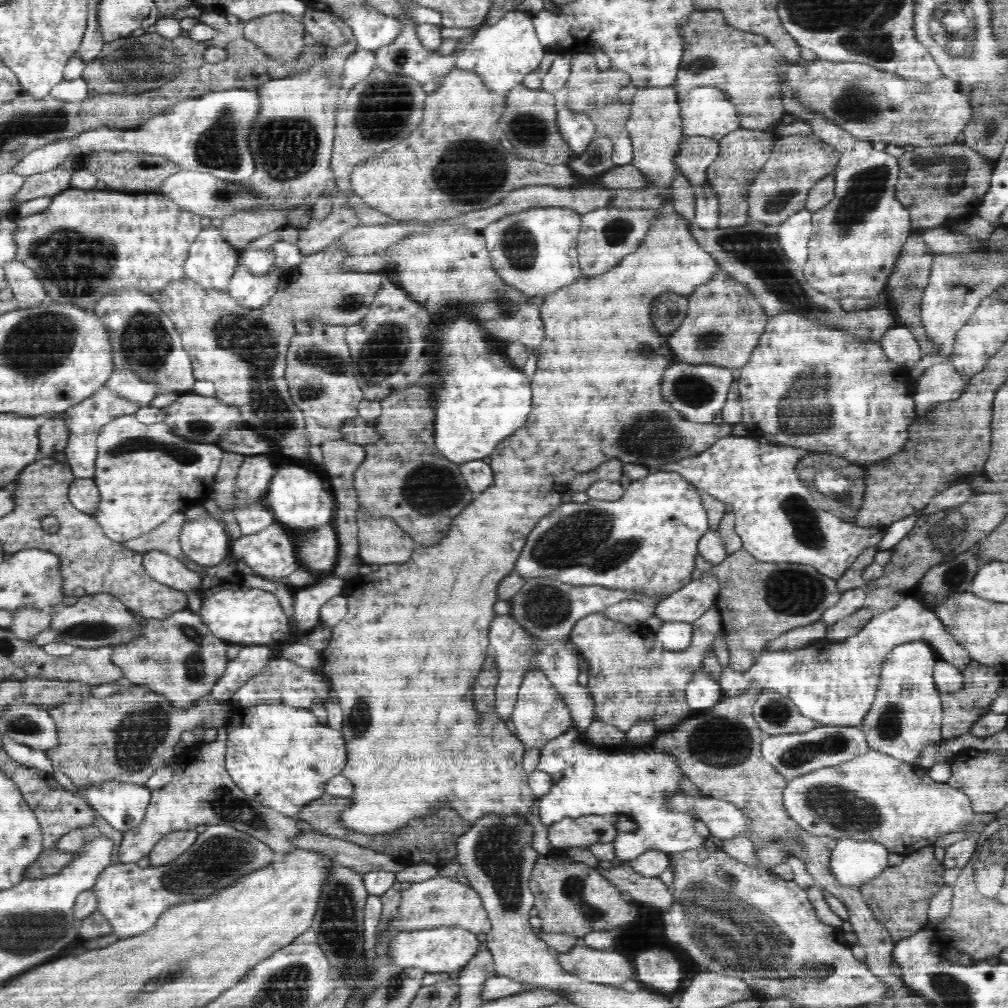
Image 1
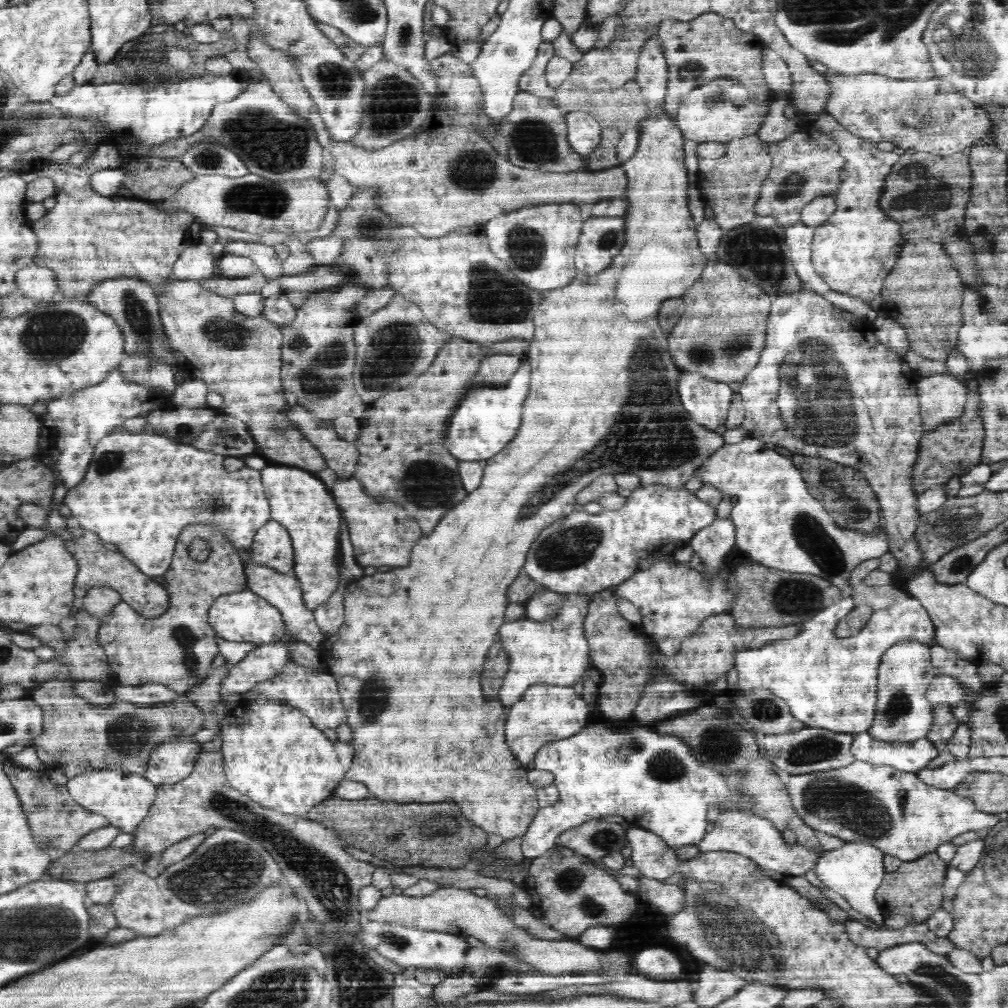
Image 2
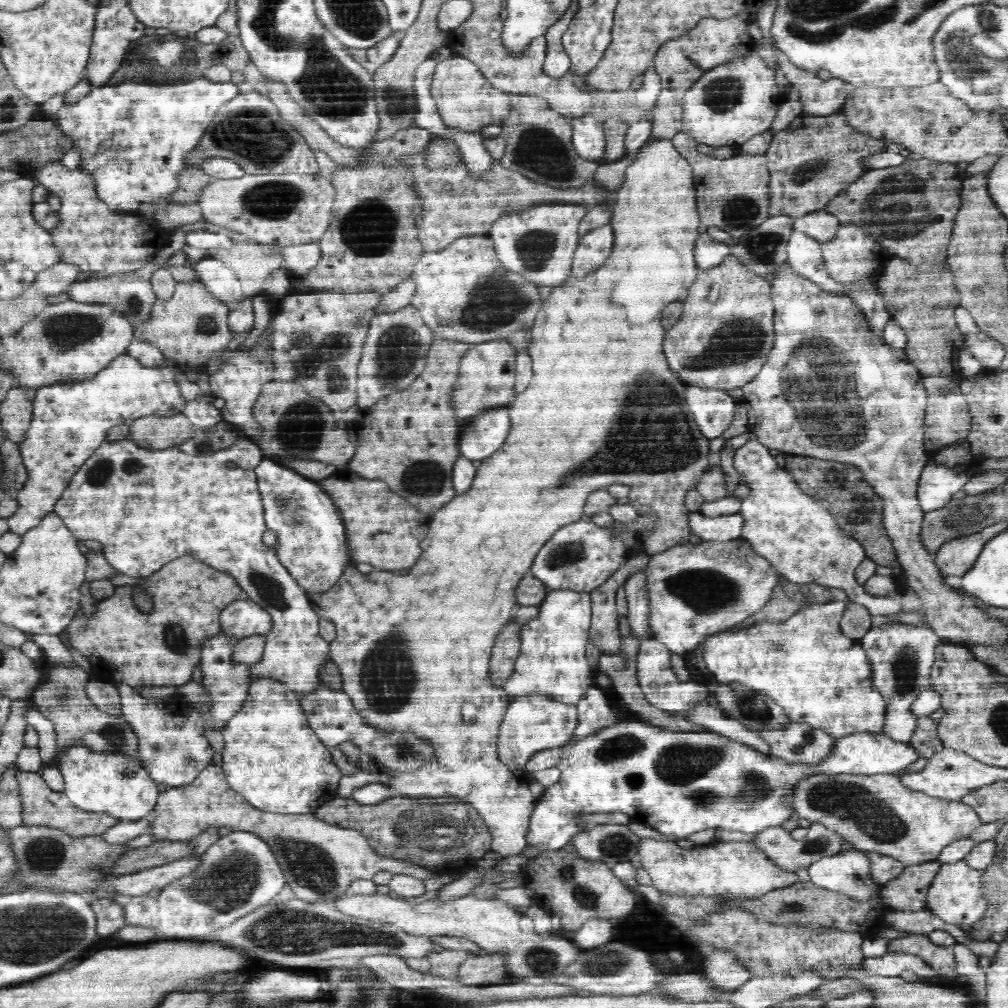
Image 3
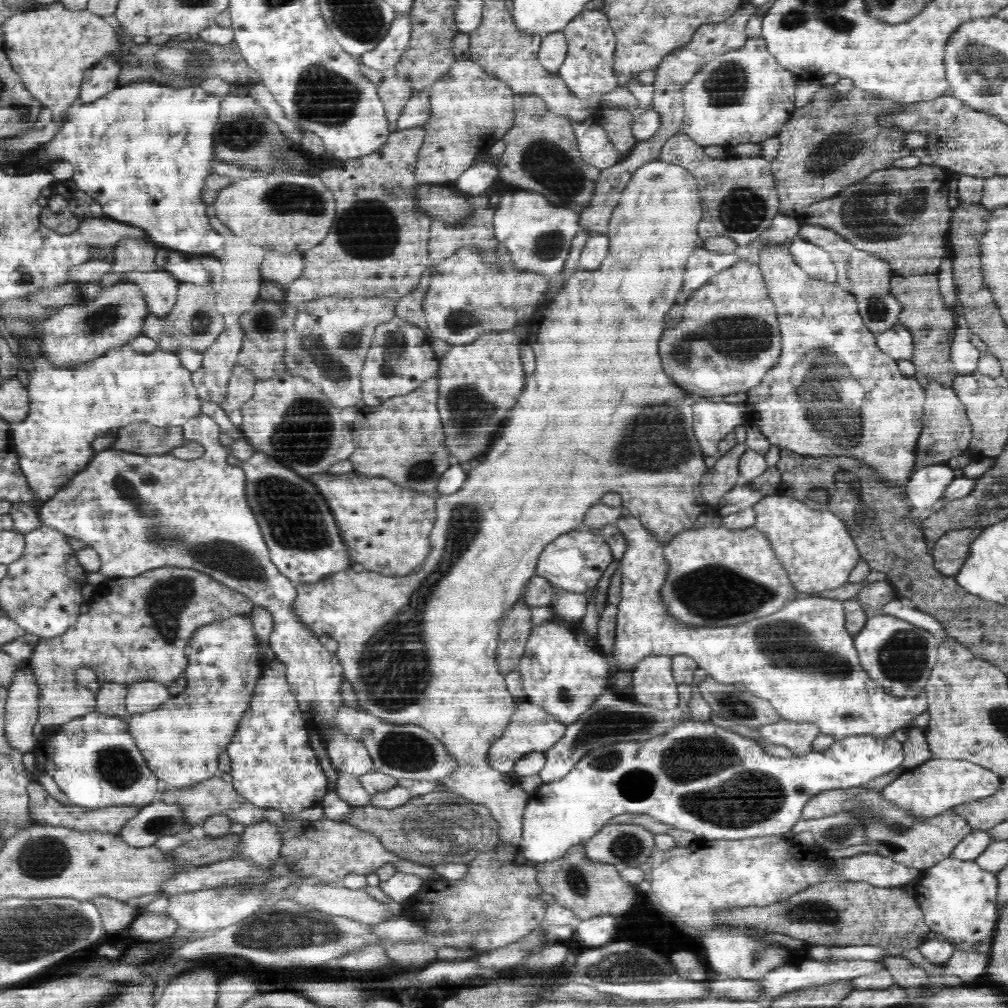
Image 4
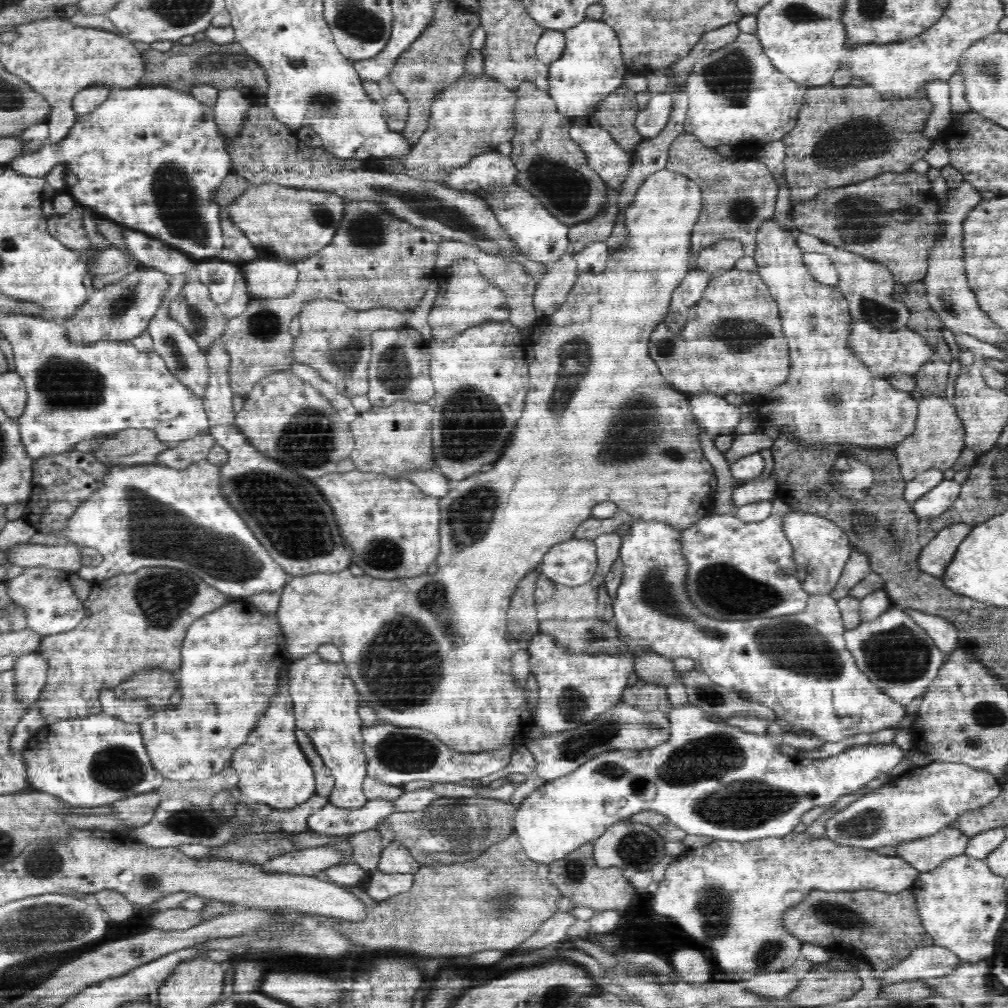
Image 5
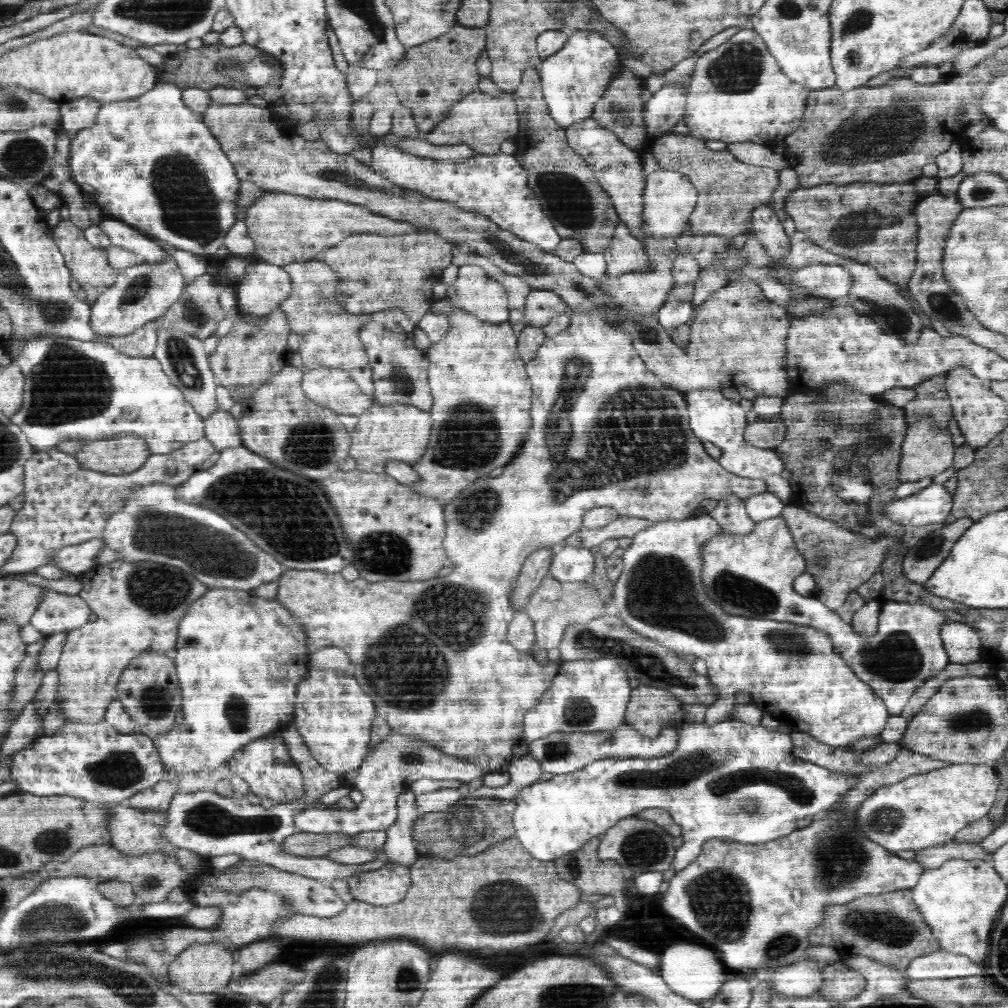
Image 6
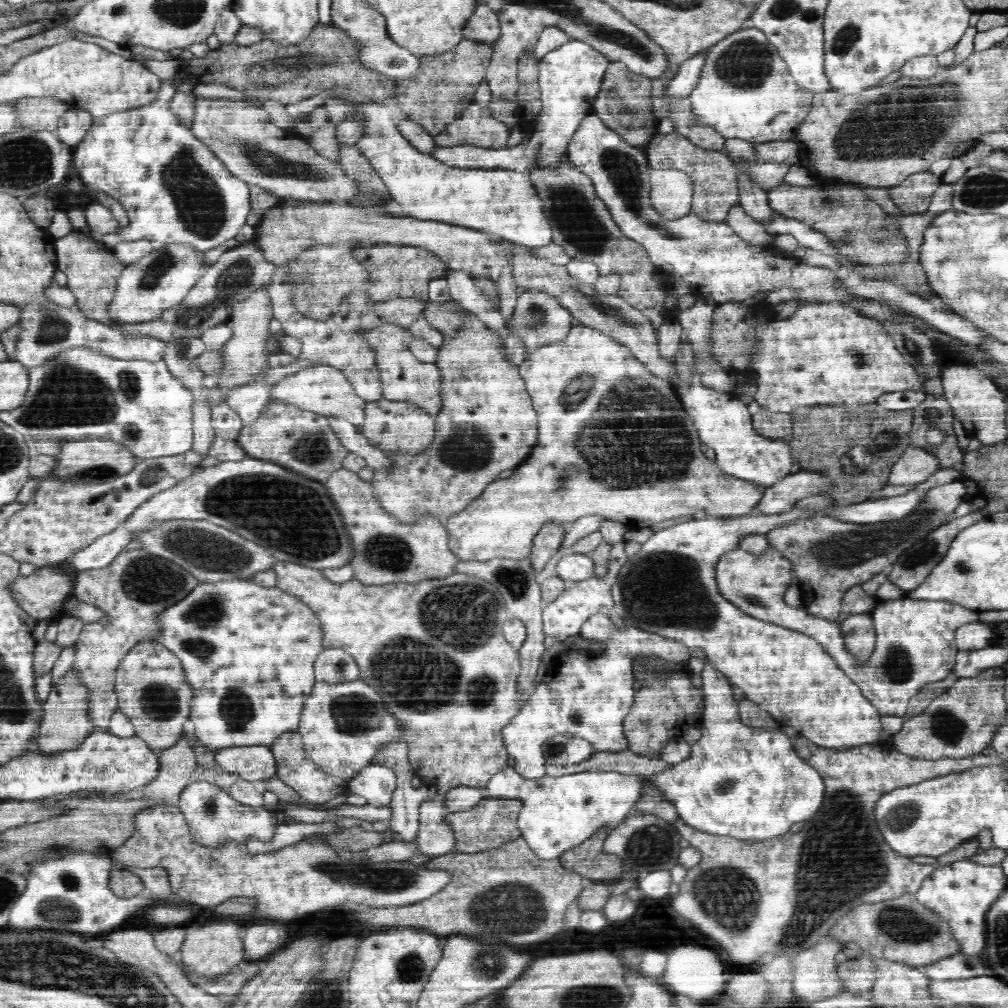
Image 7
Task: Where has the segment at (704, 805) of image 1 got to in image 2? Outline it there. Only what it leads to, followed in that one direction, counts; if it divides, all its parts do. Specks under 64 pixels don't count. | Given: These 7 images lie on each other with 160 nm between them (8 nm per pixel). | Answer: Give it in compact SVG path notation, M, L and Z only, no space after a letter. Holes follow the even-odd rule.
M730 810L730 812L720 812L717 819L718 822L714 822L716 823L714 830L707 832L697 844L702 852L737 852L751 858L761 868L783 873L785 877L804 875L810 868L814 868L814 864L817 864L818 849L812 847L808 849L798 843L788 845L772 822L762 817L758 818L757 814Z

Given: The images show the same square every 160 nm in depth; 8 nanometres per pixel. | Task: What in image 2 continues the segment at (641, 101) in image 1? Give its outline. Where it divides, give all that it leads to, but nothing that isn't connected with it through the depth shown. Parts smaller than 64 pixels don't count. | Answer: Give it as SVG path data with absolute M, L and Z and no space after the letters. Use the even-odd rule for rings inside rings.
M663 107L661 110L661 113L640 122L640 140L637 152L620 165L628 179L627 190L624 194L628 206L623 214L628 236L626 236L624 248L612 260L612 264L604 272L600 272L598 276L584 276L582 273L577 273L576 278L568 286L556 288L552 292L546 291L544 300L540 302L540 308L534 316L536 332L534 332L534 338L532 338L530 350L528 350L528 362L532 366L532 384L530 384L532 388L530 388L530 394L524 402L524 416L522 416L524 426L520 428L516 438L498 454L500 458L496 456L496 458L492 457L487 460L481 483L476 490L468 493L468 496L460 504L448 511L448 514L440 520L434 532L419 538L412 550L412 562L406 568L394 567L390 572L378 572L378 574L374 573L374 576L364 576L364 578L352 582L346 588L346 592L343 594L344 604L346 604L344 626L338 630L336 636L327 636L318 648L324 670L337 680L340 702L344 705L344 711L348 712L346 714L348 716L347 723L353 732L353 739L350 742L353 748L353 762L351 769L345 775L345 779L364 784L368 789L369 796L384 802L439 803L452 801L460 807L462 815L468 820L483 828L488 834L498 834L503 842L508 842L512 838L522 838L532 824L540 806L536 801L536 788L532 787L528 780L527 768L523 768L521 762L516 760L515 753L508 748L505 739L507 708L498 700L489 701L484 698L484 694L480 692L480 674L482 674L482 666L484 666L488 648L494 644L494 638L498 636L500 624L504 624L504 610L510 603L506 598L508 586L518 578L520 570L526 563L530 546L534 544L536 536L544 528L548 528L548 524L556 522L558 518L568 516L568 512L574 512L574 510L558 510L558 508L574 508L580 488L586 488L588 484L592 484L592 480L596 480L596 478L600 478L608 472L612 472L612 474L630 472L630 474L640 477L642 487L650 484L664 484L670 488L680 489L690 480L693 473L704 464L710 454L724 446L722 435L718 435L715 431L708 430L705 426L693 421L684 409L682 401L678 398L680 372L678 372L678 367L674 366L672 356L668 352L666 336L662 336L662 332L654 332L654 330L660 330L660 326L656 324L656 314L660 310L660 304L668 298L684 296L686 290L696 280L700 280L700 274L702 274L702 270L708 262L708 258L698 250L698 242L694 238L696 236L696 224L694 224L692 214L688 209L688 170L684 165L684 135L675 123L674 117L670 117L667 112L663 112ZM544 476L546 476L548 490L546 490L546 494L536 494L536 492L540 492L540 478L544 478Z

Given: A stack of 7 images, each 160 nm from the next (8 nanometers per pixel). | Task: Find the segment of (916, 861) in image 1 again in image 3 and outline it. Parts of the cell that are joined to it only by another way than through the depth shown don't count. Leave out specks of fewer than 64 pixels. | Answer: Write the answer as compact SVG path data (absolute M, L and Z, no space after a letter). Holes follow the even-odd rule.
M938 860L905 867L900 876L881 886L882 901L888 908L897 910L926 910L928 889L940 867Z

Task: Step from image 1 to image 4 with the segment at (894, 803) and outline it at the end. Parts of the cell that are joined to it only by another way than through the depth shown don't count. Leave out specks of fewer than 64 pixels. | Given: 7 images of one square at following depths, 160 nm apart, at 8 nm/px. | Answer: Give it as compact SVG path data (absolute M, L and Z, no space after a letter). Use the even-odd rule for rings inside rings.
M862 786L834 788L812 796L812 800L804 804L801 818L812 820L841 812L860 819L861 826L865 828L864 844L870 844L873 852L904 866L917 868L920 872L950 857L950 852L974 830L967 823L967 819L955 812L954 808L938 816L919 820L918 817L900 808L898 804L891 804L891 801L887 800L881 791L866 789Z

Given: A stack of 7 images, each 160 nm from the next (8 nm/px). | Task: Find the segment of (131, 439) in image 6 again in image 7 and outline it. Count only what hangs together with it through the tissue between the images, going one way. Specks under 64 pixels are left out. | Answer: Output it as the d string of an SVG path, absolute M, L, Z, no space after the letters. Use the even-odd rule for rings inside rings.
M80 439L78 441L64 442L61 446L61 453L55 458L55 476L62 477L63 480L90 481L96 484L111 482L114 477L122 476L130 472L135 465L135 453L124 444L116 444L110 439Z

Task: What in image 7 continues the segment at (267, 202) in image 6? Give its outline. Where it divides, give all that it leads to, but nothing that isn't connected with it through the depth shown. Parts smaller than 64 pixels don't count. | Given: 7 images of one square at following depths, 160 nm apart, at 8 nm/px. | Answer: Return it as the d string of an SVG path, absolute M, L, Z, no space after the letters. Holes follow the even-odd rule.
M281 199L272 208L266 209L262 213L261 221L256 225L255 242L264 253L264 258L277 267L285 266L299 258L299 254L312 246L319 244L334 244L334 243L352 243L356 241L376 242L376 244L386 243L392 245L408 245L417 246L418 248L426 248L430 252L434 252L449 271L463 270L471 277L482 276L484 280L494 280L495 284L499 285L499 308L502 317L506 322L506 326L511 319L517 298L520 295L518 285L512 275L512 266L509 266L508 247L496 237L491 237L484 231L479 231L473 228L458 226L440 222L439 220L418 220L410 216L396 217L391 214L386 214L379 210L379 207L366 205L352 205L346 202L313 202Z

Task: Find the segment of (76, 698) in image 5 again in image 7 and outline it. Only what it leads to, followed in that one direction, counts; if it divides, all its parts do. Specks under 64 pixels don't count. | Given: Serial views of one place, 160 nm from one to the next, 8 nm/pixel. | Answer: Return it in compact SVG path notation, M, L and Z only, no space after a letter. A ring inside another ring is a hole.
M140 549L123 551L105 568L77 572L71 596L100 608L109 620L106 626L98 622L84 625L75 643L76 660L71 669L90 695L88 715L98 730L106 730L110 718L119 710L115 672L121 658L128 654L136 642L158 640L160 614L190 594L198 583L196 577L178 564Z

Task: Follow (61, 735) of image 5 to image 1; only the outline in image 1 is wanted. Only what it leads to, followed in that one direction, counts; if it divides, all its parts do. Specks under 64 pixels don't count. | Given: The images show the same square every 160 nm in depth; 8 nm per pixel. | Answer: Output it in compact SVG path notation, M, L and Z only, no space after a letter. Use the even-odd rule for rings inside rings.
M94 783L79 787L79 794L112 828L121 833L136 828L146 814L151 790L132 783Z

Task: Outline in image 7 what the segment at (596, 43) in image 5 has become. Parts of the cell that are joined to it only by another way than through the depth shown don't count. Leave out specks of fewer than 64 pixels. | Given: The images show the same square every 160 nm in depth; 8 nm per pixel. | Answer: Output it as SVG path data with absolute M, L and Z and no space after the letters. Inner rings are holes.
M570 40L553 52L539 59L539 89L542 110L538 126L514 148L488 148L457 145L451 148L436 148L430 155L436 160L456 168L508 168L516 172L530 173L538 164L543 168L556 168L560 158L567 153L569 143L582 119L593 111L593 104L602 86L610 64L608 57L580 40Z

